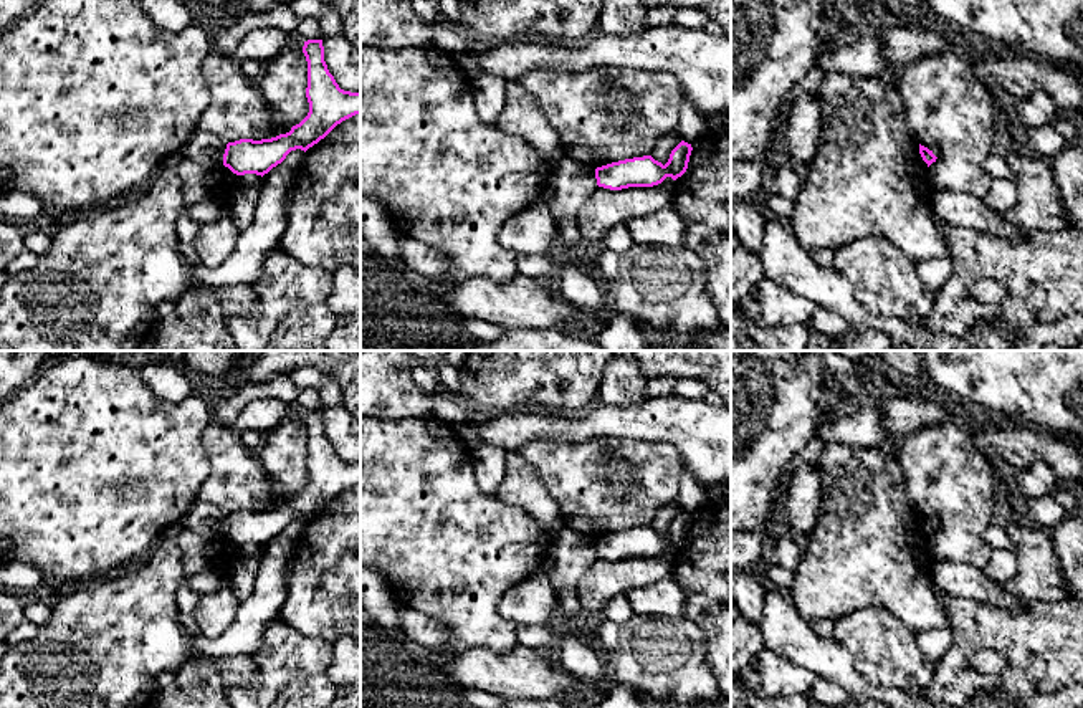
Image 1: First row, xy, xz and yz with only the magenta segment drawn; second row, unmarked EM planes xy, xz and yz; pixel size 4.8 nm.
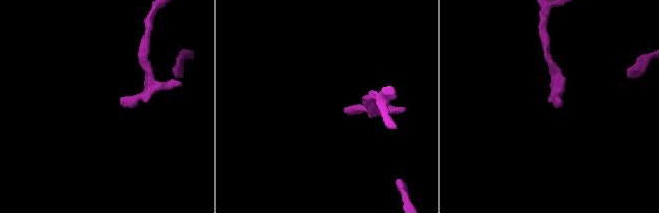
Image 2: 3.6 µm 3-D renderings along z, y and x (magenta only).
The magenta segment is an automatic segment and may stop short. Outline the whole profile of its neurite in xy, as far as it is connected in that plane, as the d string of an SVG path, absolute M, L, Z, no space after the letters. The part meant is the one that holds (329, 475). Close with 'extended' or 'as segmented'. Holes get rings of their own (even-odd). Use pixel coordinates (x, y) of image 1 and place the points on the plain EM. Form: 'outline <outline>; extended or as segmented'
outline M322 410L304 412L303 423L308 432L308 486L286 505L261 511L240 509L228 513L223 536L233 544L263 548L281 534L291 521L301 519L306 523L337 495L360 485L360 463L339 458L324 432Z; as segmented

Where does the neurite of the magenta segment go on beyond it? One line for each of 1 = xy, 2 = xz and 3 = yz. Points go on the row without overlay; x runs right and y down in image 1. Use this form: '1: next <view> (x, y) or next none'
1: next none
2: next none
3: next none

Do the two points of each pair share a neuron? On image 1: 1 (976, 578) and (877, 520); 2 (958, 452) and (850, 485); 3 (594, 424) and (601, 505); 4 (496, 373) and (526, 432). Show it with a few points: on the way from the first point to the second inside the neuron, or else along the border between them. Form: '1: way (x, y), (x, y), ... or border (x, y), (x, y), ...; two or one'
1: border (931, 561), (931, 588), (935, 591); two
2: border (893, 445), (898, 455), (905, 495), (913, 507); two
3: border (556, 439), (635, 439); two
4: border (511, 411), (483, 414); two

